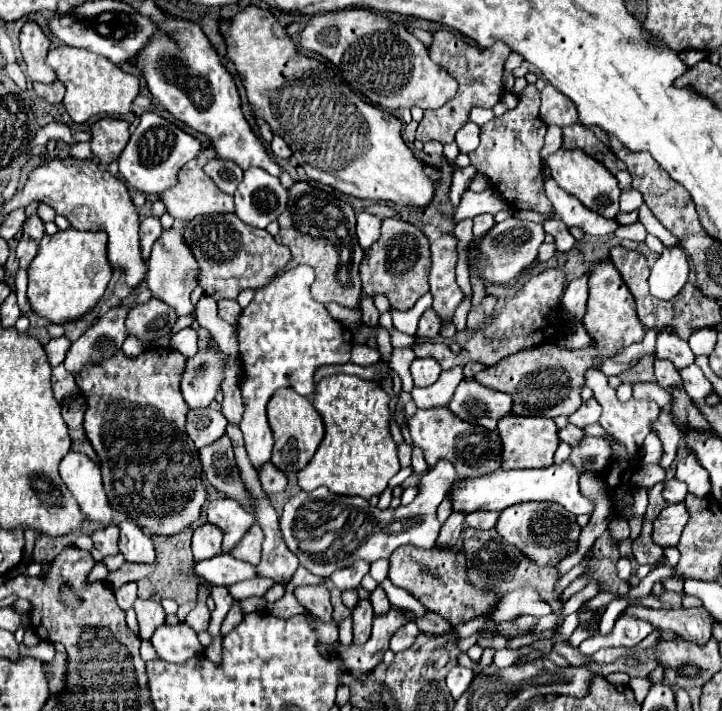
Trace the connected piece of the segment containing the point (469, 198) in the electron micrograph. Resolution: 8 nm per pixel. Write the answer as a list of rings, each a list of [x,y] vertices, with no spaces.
[[[470,189],[464,191],[464,195],[460,197],[460,203],[456,207],[456,215],[454,215],[454,223],[457,224],[466,217],[476,217],[480,213],[490,213],[496,215],[500,209],[504,209],[508,203],[504,201],[504,197],[496,191],[496,189],[486,189],[482,193],[474,193]]]

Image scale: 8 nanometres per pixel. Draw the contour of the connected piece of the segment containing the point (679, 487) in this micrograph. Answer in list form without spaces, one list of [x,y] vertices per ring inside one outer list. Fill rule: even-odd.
[[[666,479],[664,481],[662,495],[668,503],[682,503],[686,499],[686,493],[688,493],[688,489],[682,481],[676,481],[676,479]]]

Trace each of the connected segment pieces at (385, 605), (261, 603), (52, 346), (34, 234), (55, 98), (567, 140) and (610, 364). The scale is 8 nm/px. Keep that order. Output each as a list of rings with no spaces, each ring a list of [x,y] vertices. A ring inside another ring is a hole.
[[[380,585],[369,595],[373,606],[374,616],[385,614],[390,608],[390,602]]]
[[[248,597],[248,599],[242,599],[240,603],[242,603],[244,613],[256,611],[256,609],[266,609],[266,599],[264,597]]]
[[[60,337],[60,339],[50,339],[50,343],[44,347],[46,353],[48,353],[48,359],[50,359],[50,365],[56,367],[60,365],[64,359],[66,359],[66,351],[70,349],[70,341],[66,337]]]
[[[32,215],[24,221],[24,227],[22,227],[24,235],[34,239],[34,241],[40,241],[44,237],[44,221],[38,217],[38,215]]]
[[[54,81],[50,85],[44,83],[34,83],[34,91],[38,97],[46,99],[48,103],[60,103],[64,97],[64,83],[62,81]]]
[[[574,123],[562,129],[562,149],[582,149],[596,161],[600,161],[620,183],[620,189],[628,189],[632,179],[626,165],[616,159],[616,155],[608,149],[608,145],[596,137],[596,133],[582,123]]]
[[[638,360],[632,361],[630,364],[619,364],[614,361],[602,361],[602,365],[600,365],[600,371],[604,373],[604,375],[618,375],[624,372],[627,369],[630,369],[635,366]]]

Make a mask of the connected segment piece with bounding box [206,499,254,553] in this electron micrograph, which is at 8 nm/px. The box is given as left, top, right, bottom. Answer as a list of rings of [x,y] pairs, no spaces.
[[[216,499],[216,501],[212,501],[208,505],[206,513],[208,513],[208,521],[218,525],[224,531],[222,551],[228,551],[228,553],[232,551],[232,547],[236,547],[240,537],[254,523],[254,515],[250,511],[246,511],[244,507],[240,507],[232,499]]]

